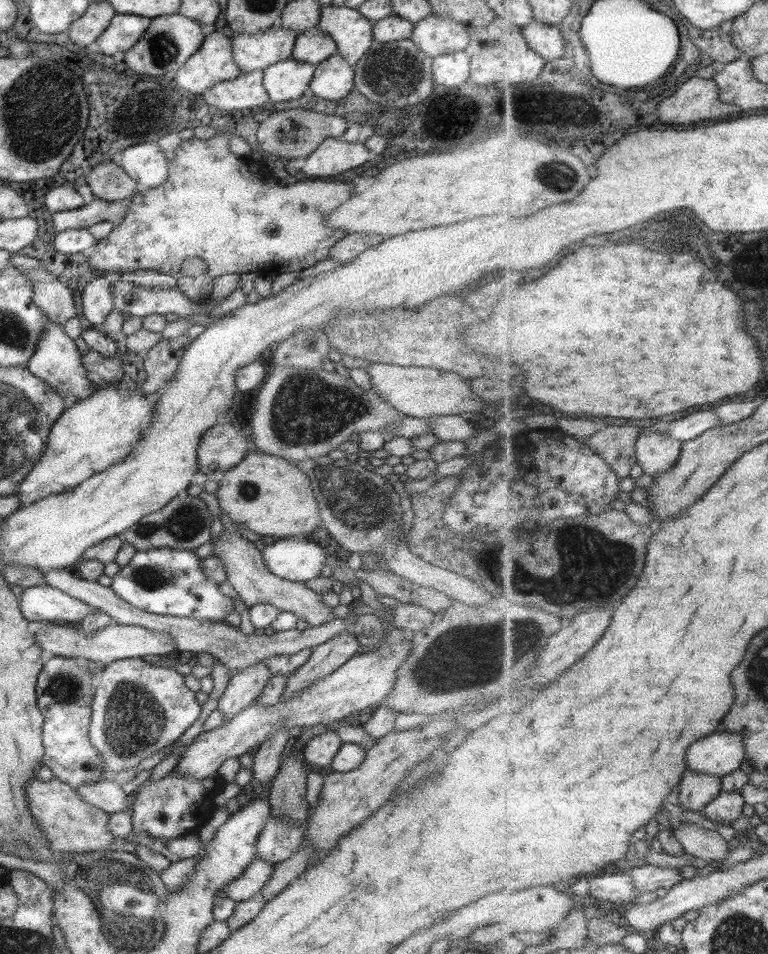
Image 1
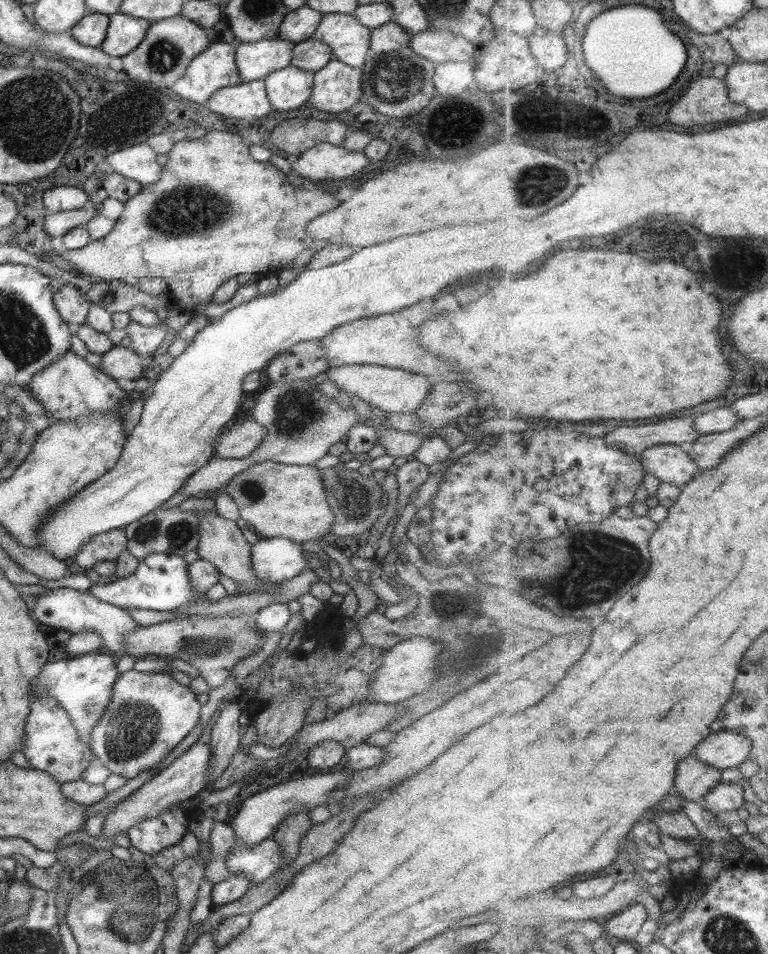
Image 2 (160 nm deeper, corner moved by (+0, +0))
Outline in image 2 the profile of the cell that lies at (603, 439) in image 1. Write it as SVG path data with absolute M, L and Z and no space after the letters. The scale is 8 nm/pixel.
M693 416L667 419L658 424L619 426L611 429L605 438L631 455L641 456L650 446L679 444L687 447L702 436Z

